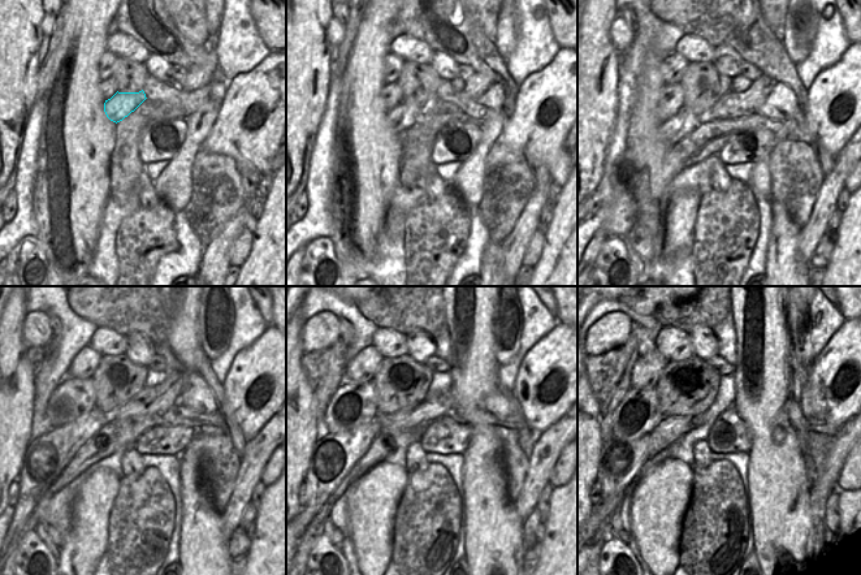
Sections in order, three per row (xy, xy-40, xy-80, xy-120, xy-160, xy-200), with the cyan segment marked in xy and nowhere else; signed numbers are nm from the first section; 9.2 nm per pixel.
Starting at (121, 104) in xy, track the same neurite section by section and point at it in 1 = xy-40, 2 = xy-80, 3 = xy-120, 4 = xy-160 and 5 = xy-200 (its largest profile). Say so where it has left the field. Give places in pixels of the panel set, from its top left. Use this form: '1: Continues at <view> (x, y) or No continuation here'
1: Continues at xy-40 (406, 113)
2: Continues at xy-80 (673, 130)
3: Continues at xy-120 (65, 441)
4: Continues at xy-160 (327, 478)
5: Continues at xy-200 (617, 478).

